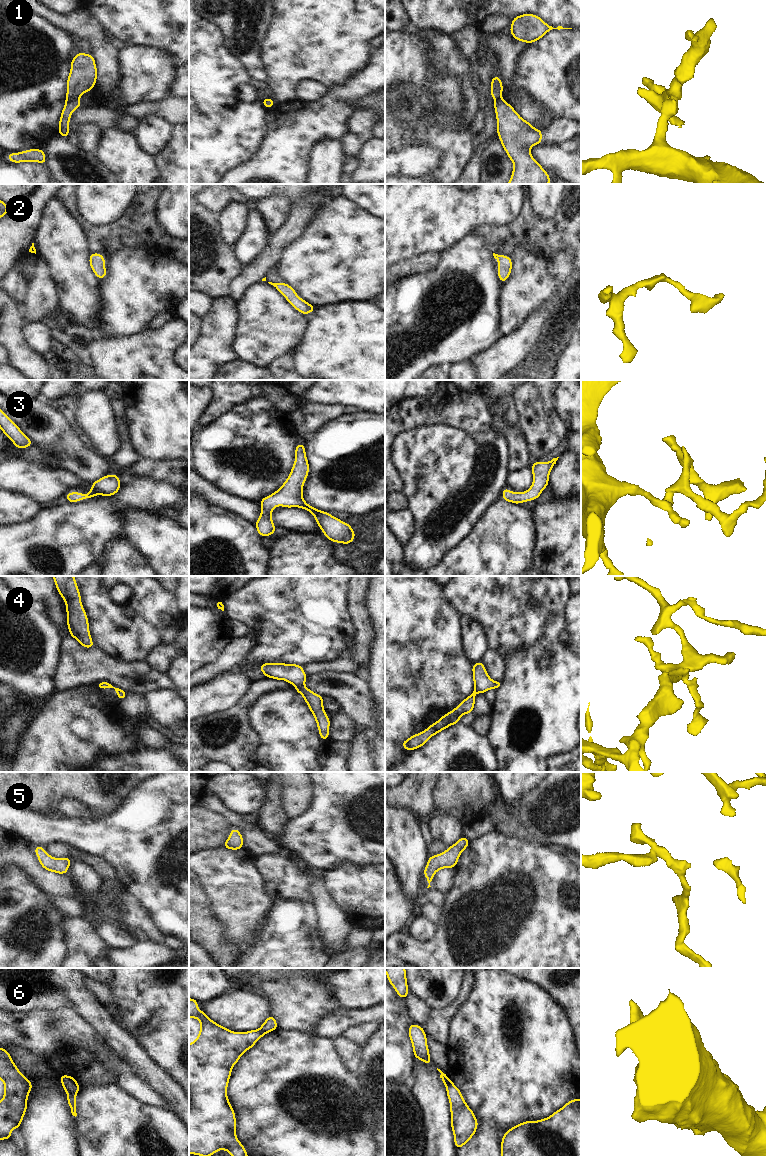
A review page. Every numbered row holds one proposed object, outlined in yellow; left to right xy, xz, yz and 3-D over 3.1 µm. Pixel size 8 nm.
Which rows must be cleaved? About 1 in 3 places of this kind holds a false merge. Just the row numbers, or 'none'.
1, 6

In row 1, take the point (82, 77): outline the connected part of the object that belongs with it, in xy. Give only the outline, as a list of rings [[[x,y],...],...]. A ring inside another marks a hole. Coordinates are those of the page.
[[[82,52],[77,53],[70,63],[66,99],[79,99],[82,94],[95,87],[97,67],[94,57]]]

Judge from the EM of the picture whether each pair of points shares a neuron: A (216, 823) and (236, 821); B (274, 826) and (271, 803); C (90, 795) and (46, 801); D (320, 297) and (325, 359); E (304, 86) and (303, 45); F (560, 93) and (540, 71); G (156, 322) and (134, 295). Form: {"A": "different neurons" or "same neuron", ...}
{"A": "different neurons", "B": "same neuron", "C": "same neuron", "D": "different neurons", "E": "different neurons", "F": "same neuron", "G": "different neurons"}

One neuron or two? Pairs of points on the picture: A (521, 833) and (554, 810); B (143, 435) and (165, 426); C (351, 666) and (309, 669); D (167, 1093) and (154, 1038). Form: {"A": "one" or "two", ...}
{"A": "two", "B": "one", "C": "one", "D": "two"}

